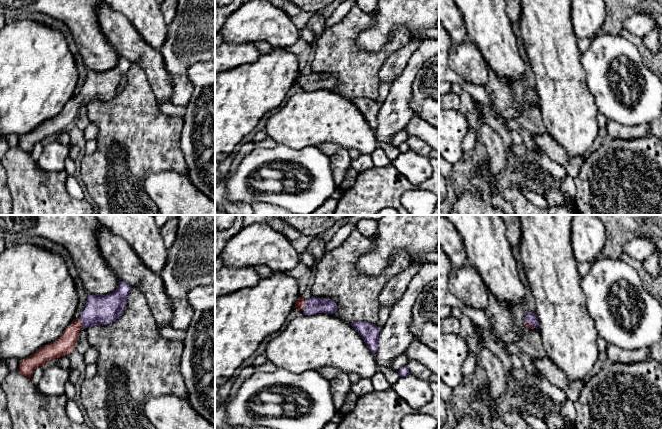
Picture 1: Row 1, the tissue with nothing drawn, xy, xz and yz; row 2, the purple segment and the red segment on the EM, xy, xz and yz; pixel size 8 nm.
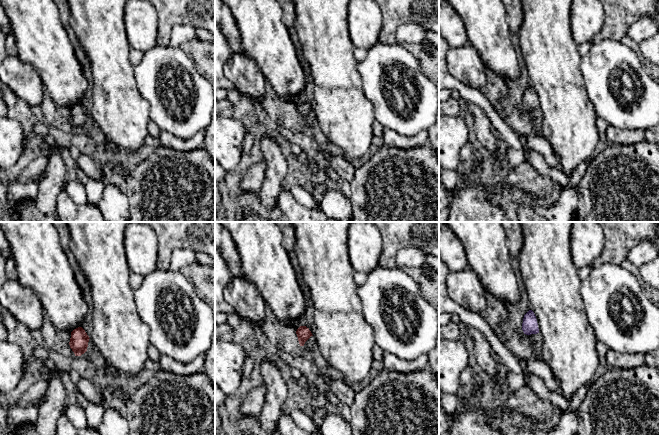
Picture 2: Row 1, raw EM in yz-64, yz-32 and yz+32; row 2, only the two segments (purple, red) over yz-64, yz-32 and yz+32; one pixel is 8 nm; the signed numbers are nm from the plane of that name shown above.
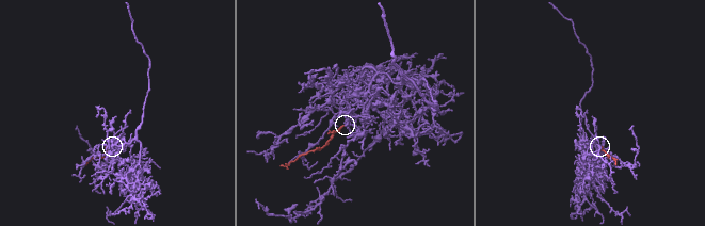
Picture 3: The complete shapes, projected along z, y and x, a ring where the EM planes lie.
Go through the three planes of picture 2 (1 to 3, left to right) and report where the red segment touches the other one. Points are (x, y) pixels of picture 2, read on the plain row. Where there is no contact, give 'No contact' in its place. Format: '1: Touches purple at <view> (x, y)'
1: No contact
2: No contact
3: No contact

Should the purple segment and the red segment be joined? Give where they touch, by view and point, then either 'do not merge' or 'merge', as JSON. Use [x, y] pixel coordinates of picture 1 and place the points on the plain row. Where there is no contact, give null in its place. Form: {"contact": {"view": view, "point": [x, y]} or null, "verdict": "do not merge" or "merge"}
{"contact": {"view": "xz", "point": [305, 81]}, "verdict": "merge"}

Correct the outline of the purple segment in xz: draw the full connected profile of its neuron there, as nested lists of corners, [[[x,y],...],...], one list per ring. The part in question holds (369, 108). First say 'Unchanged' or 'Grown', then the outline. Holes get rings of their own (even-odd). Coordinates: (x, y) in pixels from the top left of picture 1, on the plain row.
Unchanged. [[[354,97],[350,101],[358,108],[367,123],[375,130],[378,126],[380,104],[366,97]]]

